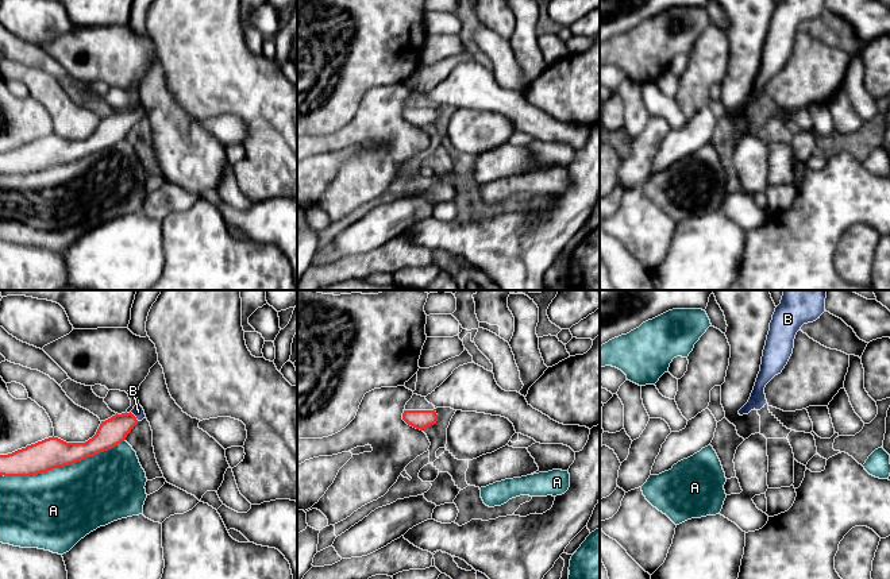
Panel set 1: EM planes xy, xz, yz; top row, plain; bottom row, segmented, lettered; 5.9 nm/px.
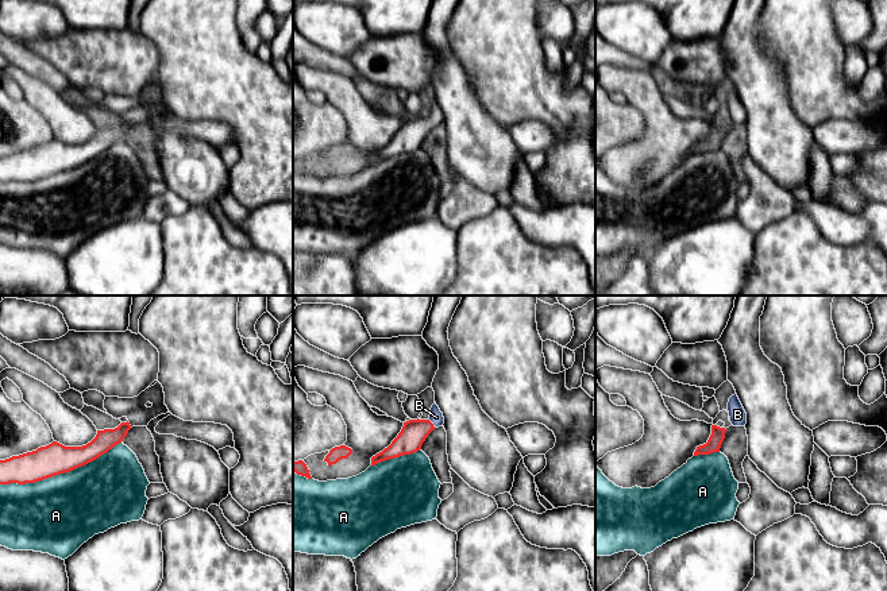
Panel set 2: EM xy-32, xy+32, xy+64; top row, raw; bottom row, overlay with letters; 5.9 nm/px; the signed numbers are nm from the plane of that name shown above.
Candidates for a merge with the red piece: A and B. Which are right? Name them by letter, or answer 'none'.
B

